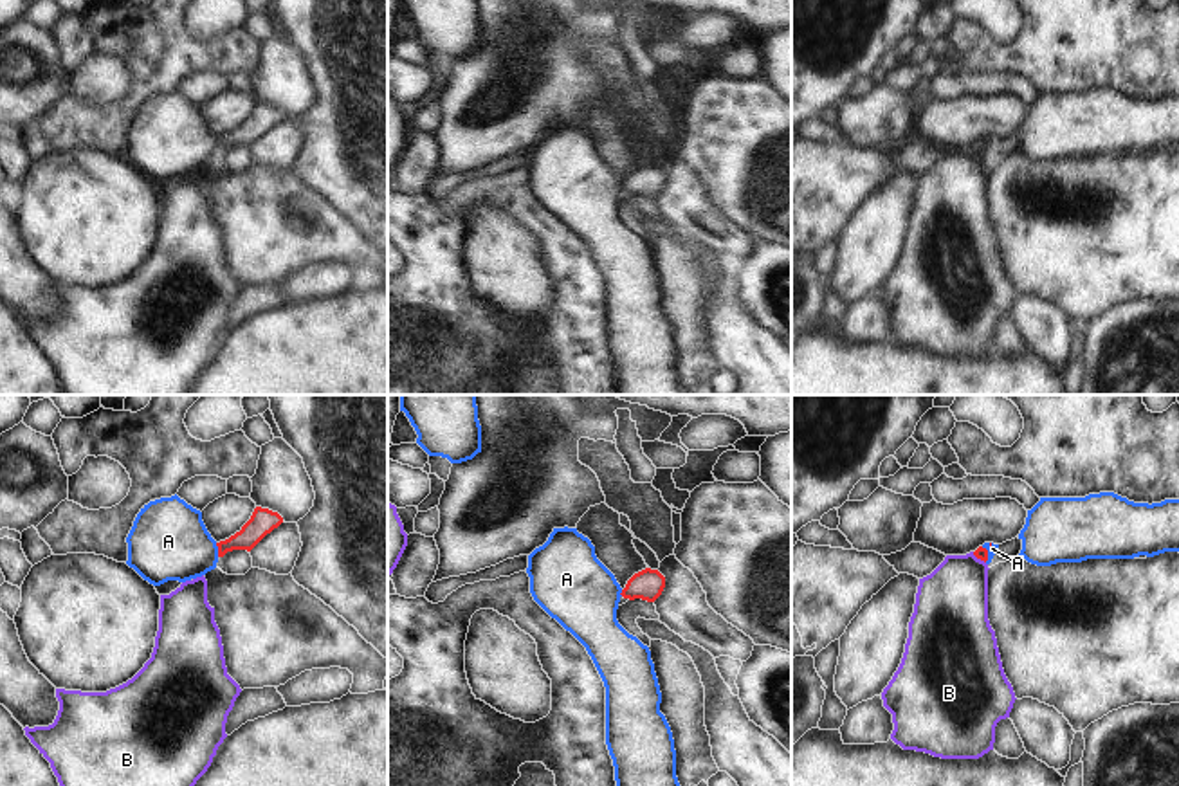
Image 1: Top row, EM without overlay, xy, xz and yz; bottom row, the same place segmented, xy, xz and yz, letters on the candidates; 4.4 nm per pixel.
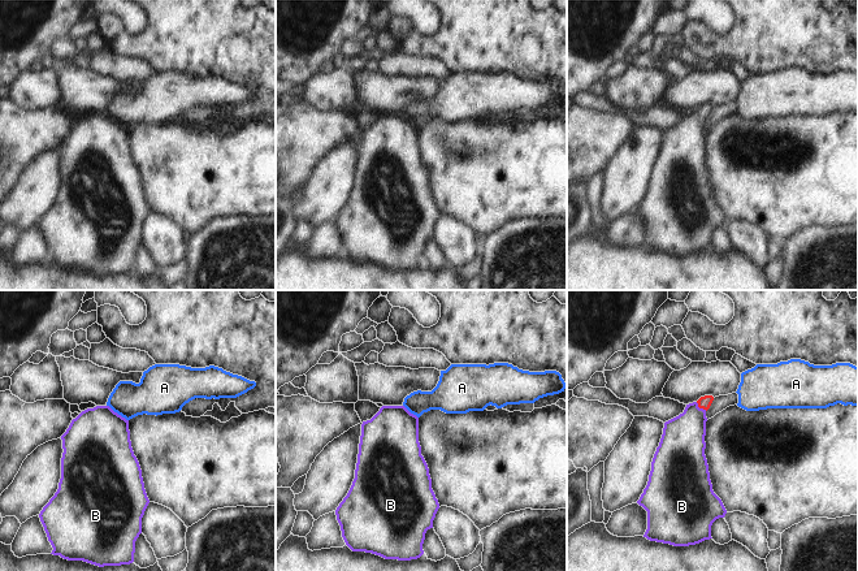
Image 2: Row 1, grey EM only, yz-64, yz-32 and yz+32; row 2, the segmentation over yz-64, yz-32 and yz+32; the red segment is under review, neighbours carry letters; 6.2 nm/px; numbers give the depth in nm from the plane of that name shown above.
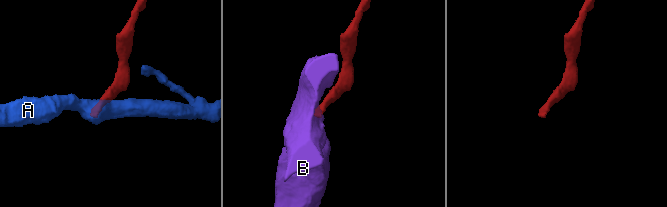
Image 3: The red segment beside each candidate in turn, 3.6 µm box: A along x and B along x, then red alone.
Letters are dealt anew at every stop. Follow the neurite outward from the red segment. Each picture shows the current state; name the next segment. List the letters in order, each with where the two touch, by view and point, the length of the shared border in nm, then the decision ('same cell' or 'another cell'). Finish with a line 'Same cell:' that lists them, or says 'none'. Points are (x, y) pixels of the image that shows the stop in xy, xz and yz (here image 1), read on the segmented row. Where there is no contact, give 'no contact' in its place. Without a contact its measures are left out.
A: contact xy (219, 550); length 70 nm; another cell
B: contact yz (979, 557); length 80 nm; same cell
Same cell: B

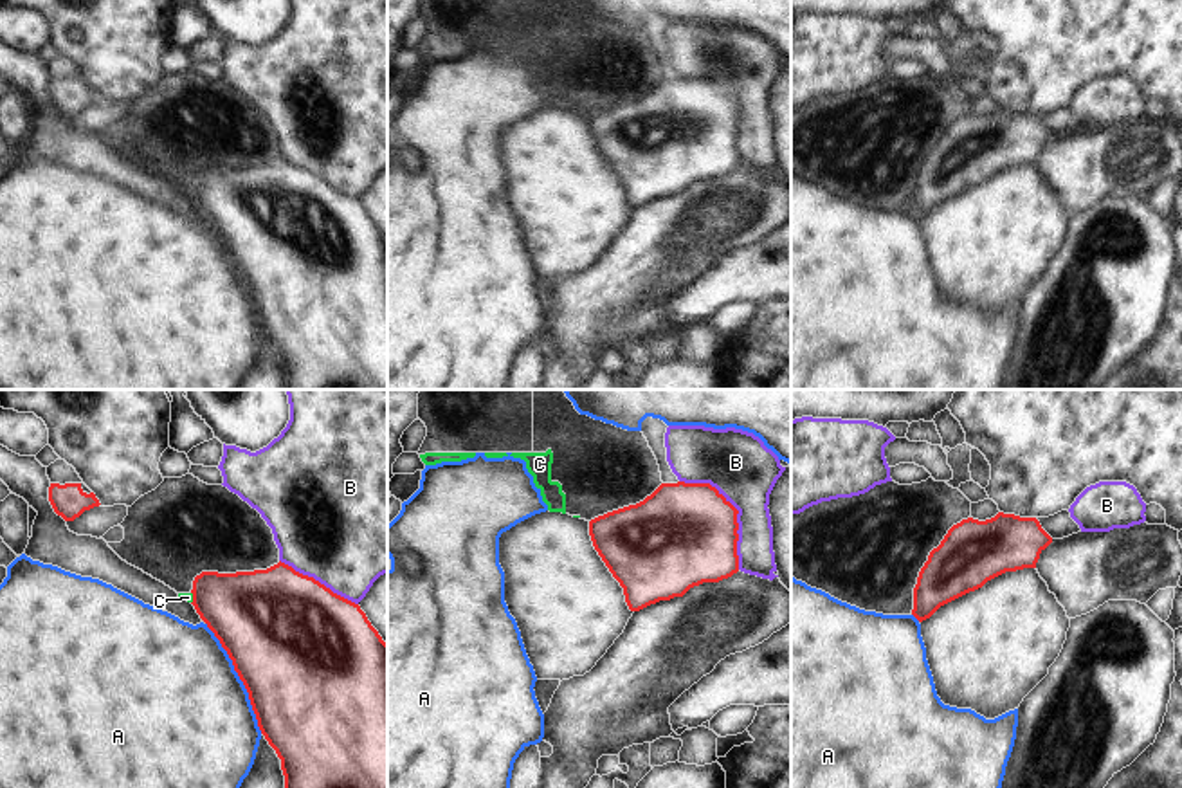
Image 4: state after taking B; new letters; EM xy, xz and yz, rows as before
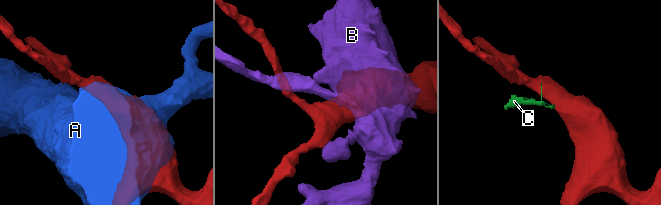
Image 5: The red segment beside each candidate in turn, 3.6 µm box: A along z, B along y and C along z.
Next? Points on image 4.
A: contact xy (240, 678); length 550 nm; another cell
B: contact xz (737, 511); length 480 nm; another cell
C: contact xy (193, 597); length 60 nm; another cell
Same cell: none

